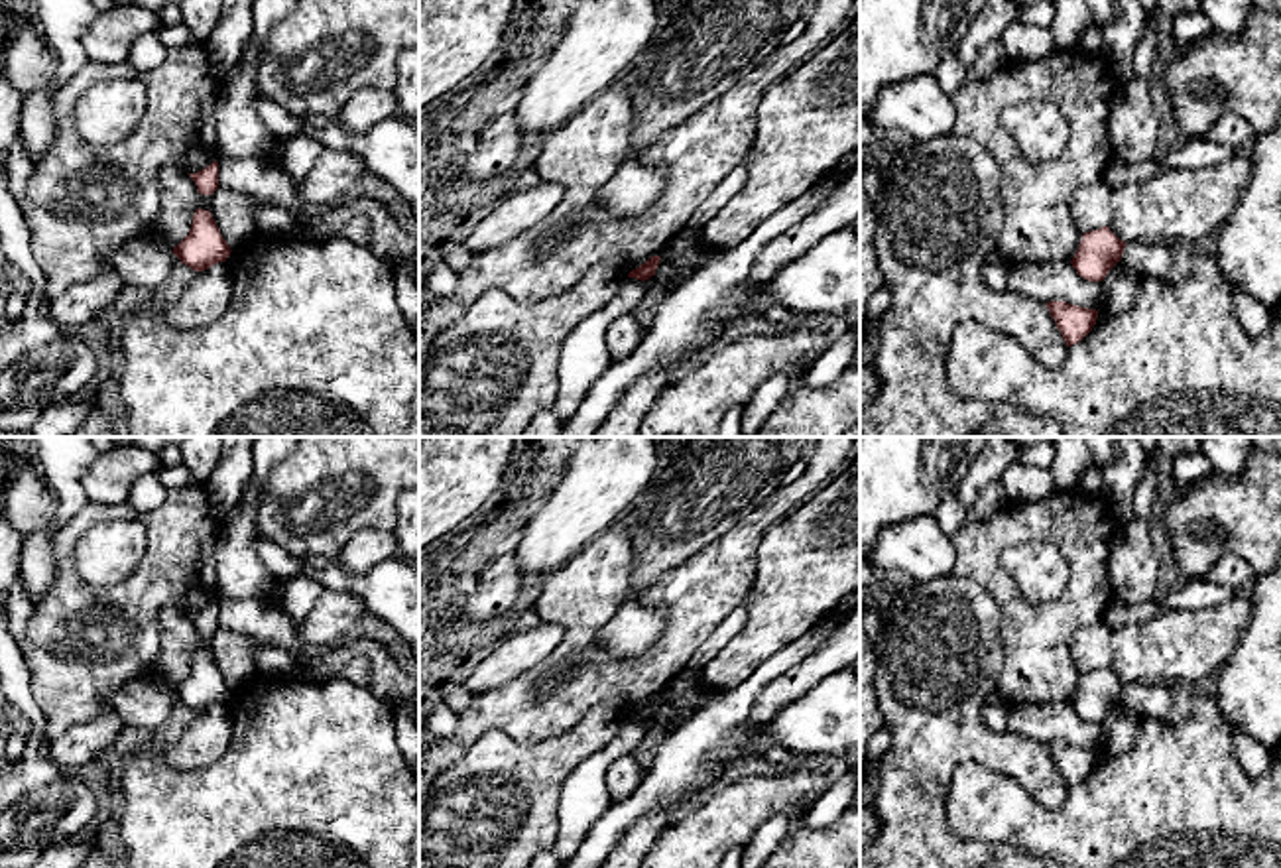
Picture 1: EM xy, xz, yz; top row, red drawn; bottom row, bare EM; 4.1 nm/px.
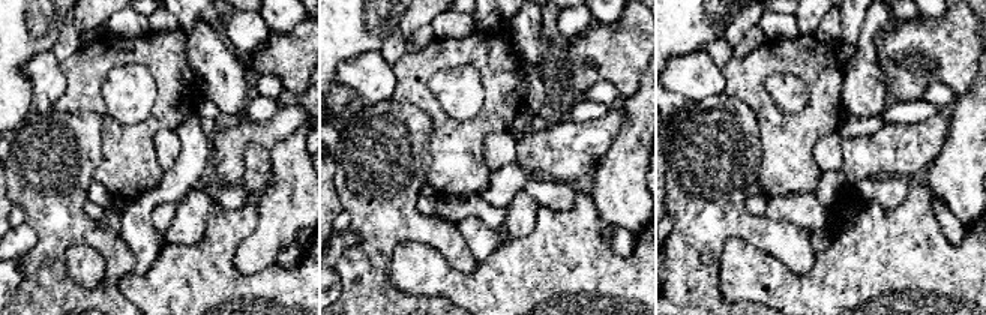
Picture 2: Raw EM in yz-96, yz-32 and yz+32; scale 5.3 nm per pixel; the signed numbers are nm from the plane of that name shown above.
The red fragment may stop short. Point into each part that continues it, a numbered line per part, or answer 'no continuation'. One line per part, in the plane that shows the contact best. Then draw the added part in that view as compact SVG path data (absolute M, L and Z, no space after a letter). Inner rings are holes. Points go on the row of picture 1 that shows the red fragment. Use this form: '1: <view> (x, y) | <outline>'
no continuation

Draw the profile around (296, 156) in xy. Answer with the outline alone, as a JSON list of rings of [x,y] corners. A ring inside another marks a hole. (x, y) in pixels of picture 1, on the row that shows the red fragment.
[[[297,134],[293,138],[279,140],[268,159],[272,159],[293,179],[301,181],[313,171],[323,154],[325,146],[319,140],[307,134]]]

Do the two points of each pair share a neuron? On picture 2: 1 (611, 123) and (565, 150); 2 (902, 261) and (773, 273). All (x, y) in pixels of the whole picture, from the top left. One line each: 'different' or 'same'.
1: same
2: same

